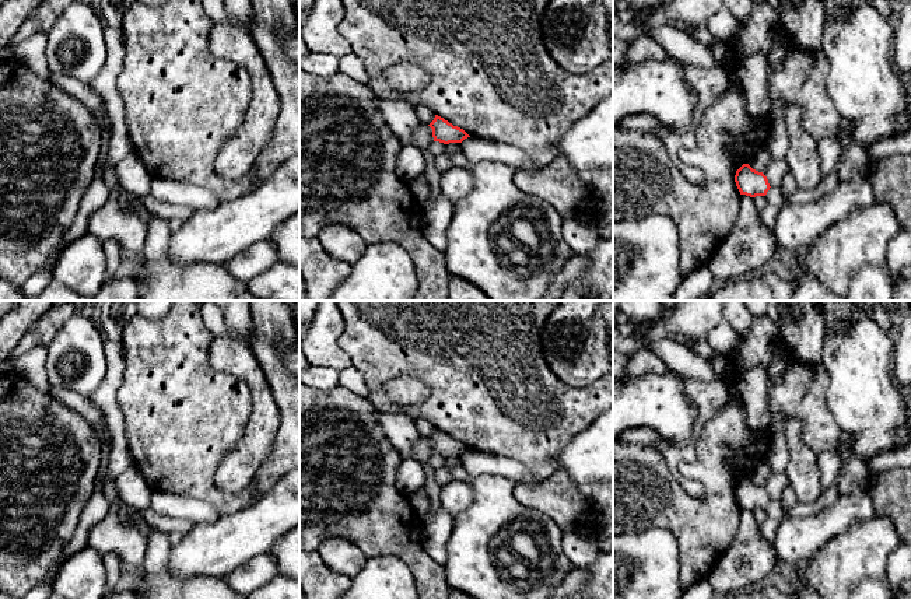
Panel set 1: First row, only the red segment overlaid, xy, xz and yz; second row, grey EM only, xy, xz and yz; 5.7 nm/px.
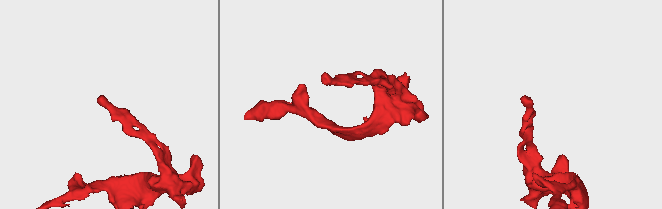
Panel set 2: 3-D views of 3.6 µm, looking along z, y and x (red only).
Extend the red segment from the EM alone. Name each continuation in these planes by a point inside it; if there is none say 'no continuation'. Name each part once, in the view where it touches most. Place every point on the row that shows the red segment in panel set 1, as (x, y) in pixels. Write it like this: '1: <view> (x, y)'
no continuation

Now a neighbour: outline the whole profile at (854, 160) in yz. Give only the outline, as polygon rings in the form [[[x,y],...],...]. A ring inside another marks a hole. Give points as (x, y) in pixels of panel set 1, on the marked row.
[[[849,140],[835,168],[840,181],[849,182],[861,176],[866,169],[869,161],[870,158],[868,153],[862,147],[859,147],[855,141]]]

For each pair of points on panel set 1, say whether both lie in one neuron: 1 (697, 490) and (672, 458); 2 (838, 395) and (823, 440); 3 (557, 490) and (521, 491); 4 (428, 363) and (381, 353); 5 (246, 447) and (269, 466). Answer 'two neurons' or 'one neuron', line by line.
1: one neuron
2: two neurons
3: one neuron
4: one neuron
5: two neurons

